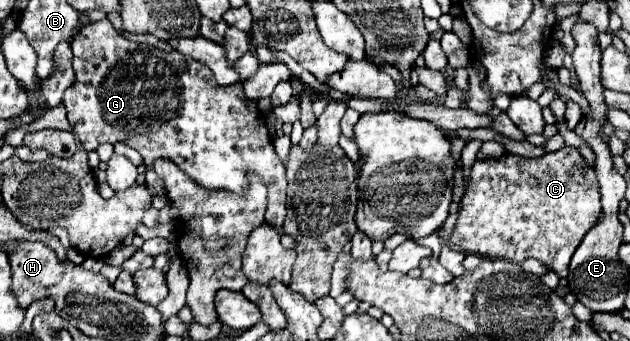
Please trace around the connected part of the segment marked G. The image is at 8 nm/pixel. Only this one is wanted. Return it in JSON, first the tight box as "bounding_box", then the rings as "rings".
{"bounding_box":[64,20,296,284],"rings":[[[110,20],[90,22],[80,36],[72,42],[74,52],[74,72],[76,82],[68,92],[64,92],[64,106],[68,110],[68,122],[78,134],[82,146],[90,152],[96,150],[102,142],[124,142],[142,154],[146,168],[154,168],[156,158],[168,158],[178,168],[182,168],[196,184],[206,190],[226,190],[238,196],[248,192],[250,176],[258,176],[264,180],[268,188],[268,208],[266,222],[254,230],[248,238],[248,246],[242,254],[242,272],[248,280],[256,280],[260,284],[270,284],[278,280],[282,284],[290,284],[292,266],[296,262],[296,250],[288,250],[280,244],[280,234],[274,226],[282,226],[286,218],[286,170],[278,156],[274,154],[274,146],[262,120],[262,112],[246,102],[242,85],[258,70],[260,62],[252,52],[246,52],[234,63],[239,71],[239,79],[230,86],[220,86],[214,82],[214,74],[204,64],[184,56],[180,52],[164,52],[154,46],[138,44],[126,40],[118,34]]]}

